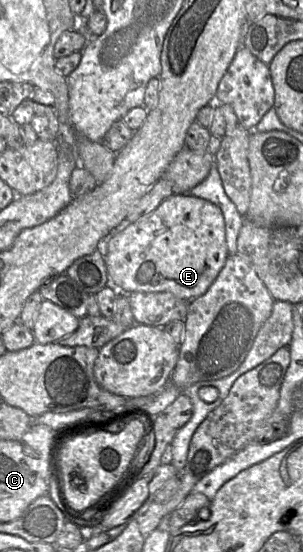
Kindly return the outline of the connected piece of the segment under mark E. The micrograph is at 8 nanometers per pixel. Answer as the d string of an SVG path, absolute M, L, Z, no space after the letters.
M188 193L172 194L152 213L131 223L112 238L104 260L108 277L114 281L121 293L170 292L180 299L191 301L207 292L228 256L225 221L221 209L206 199Z

